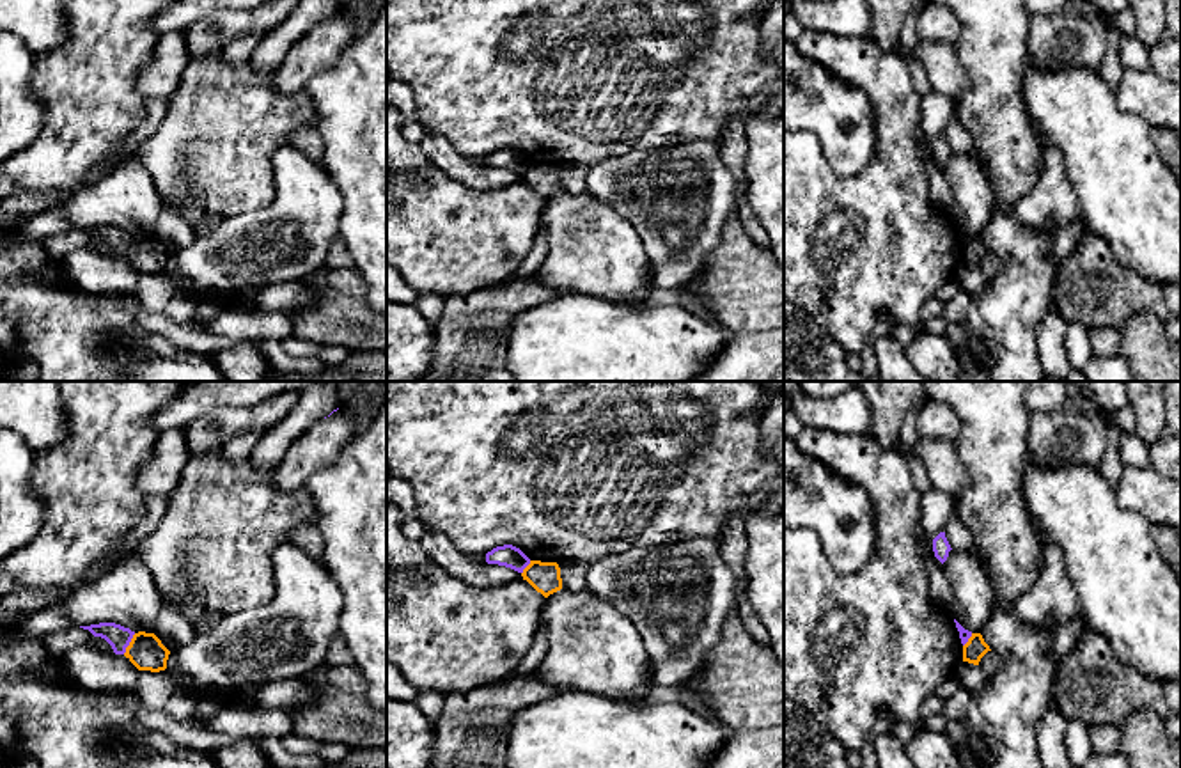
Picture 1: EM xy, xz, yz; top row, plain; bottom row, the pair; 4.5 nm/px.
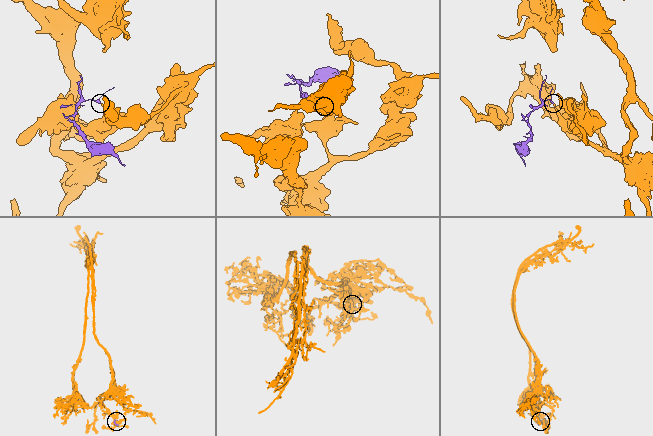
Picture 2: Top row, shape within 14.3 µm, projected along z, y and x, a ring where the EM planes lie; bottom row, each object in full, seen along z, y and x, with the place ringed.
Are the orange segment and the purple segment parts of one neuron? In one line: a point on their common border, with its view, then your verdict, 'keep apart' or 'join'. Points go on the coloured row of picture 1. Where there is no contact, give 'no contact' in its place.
xy (130, 644) | keep apart

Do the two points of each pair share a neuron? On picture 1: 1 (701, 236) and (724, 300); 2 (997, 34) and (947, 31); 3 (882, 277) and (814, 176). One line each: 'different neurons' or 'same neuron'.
1: different neurons
2: different neurons
3: same neuron

